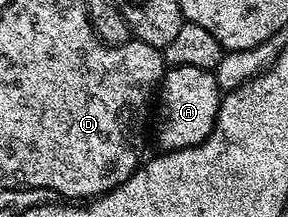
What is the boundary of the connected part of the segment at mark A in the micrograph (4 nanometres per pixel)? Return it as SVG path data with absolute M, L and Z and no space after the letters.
M168 68L161 82L162 93L163 110L159 113L159 130L155 133L160 150L193 147L211 134L221 100L221 90L212 70Z

